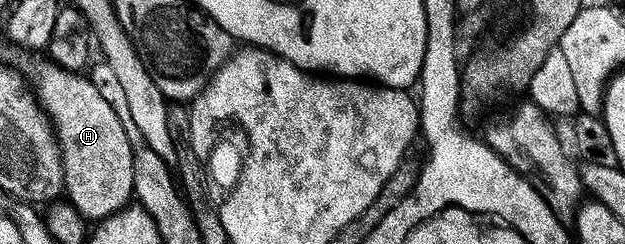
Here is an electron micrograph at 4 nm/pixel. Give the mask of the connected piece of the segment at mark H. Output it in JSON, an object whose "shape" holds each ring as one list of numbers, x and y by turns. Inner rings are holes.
{"shape":[[47,58,30,61,26,76,40,101,40,107,51,120,52,130,60,143,67,203,74,205,88,222,107,220,109,216,129,207,134,196,134,142,126,130,122,130,122,122,118,122,118,114,114,114,114,106,110,106,110,102,98,94,87,75,66,70]]}

